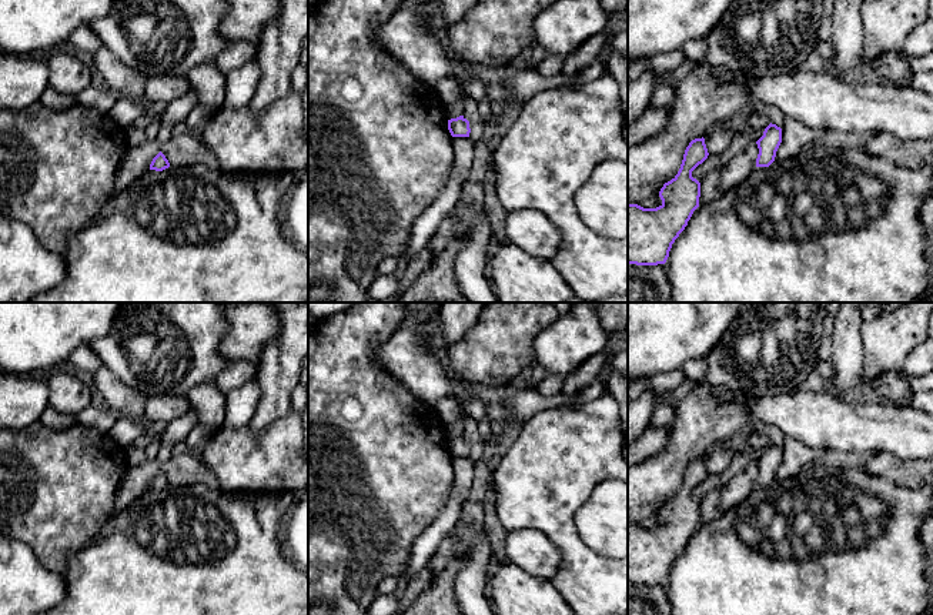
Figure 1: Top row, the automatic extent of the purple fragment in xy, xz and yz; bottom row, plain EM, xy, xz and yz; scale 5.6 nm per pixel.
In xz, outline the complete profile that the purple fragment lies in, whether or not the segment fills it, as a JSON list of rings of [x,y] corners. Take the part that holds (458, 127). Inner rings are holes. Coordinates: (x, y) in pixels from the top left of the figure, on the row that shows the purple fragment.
[[[464,116],[451,118],[448,120],[448,130],[452,137],[469,137],[469,121]]]

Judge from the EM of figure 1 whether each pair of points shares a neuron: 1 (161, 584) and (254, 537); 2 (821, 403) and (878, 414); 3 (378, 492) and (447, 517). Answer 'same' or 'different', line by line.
1: same
2: same
3: different

